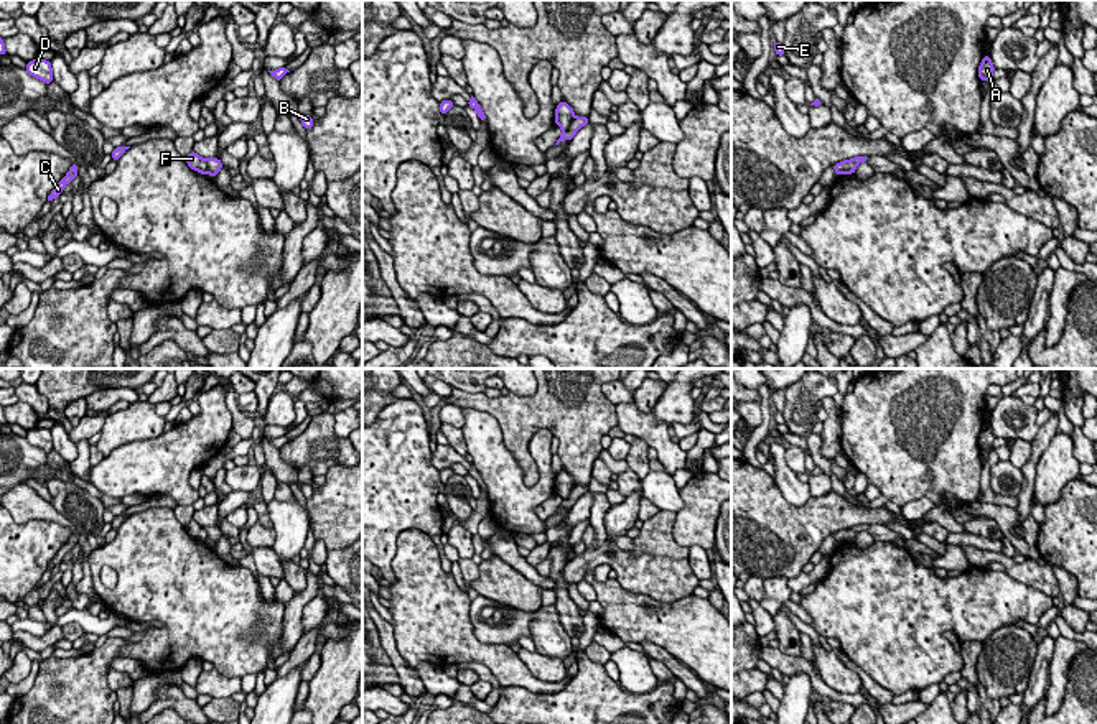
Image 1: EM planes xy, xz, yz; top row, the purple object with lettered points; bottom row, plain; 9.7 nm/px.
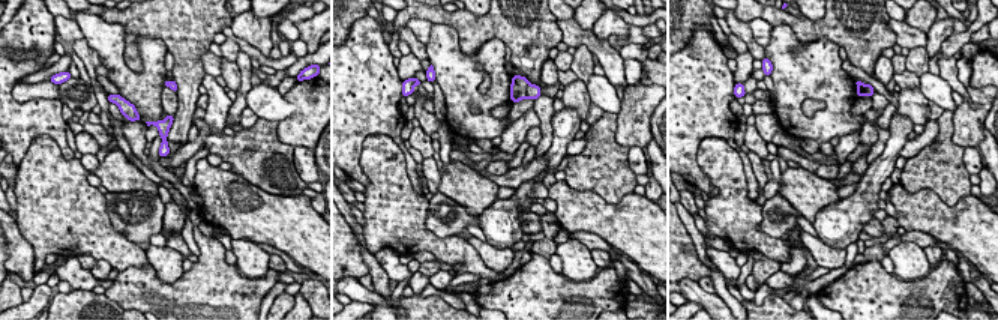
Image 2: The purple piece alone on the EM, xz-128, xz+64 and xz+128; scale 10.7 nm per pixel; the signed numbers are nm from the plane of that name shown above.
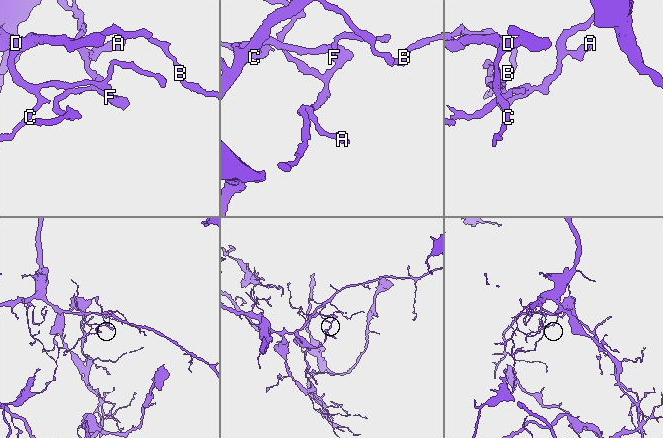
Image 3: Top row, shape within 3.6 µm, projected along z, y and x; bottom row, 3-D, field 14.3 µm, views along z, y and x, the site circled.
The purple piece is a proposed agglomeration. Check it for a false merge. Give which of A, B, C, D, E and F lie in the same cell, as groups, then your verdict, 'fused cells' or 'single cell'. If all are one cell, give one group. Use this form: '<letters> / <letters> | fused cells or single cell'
A / B C D E F | fused cells

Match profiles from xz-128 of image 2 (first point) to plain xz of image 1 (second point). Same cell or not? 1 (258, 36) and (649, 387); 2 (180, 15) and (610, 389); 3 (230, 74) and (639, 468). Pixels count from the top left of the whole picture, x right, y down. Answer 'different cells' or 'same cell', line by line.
1: different cells
2: different cells
3: different cells

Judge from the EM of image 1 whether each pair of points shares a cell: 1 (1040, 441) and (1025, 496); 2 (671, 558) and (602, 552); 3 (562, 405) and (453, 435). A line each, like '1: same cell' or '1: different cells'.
1: same cell
2: same cell
3: different cells

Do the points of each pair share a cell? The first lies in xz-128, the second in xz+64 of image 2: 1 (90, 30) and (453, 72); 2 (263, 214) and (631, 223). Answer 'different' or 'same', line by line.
1: same
2: same

